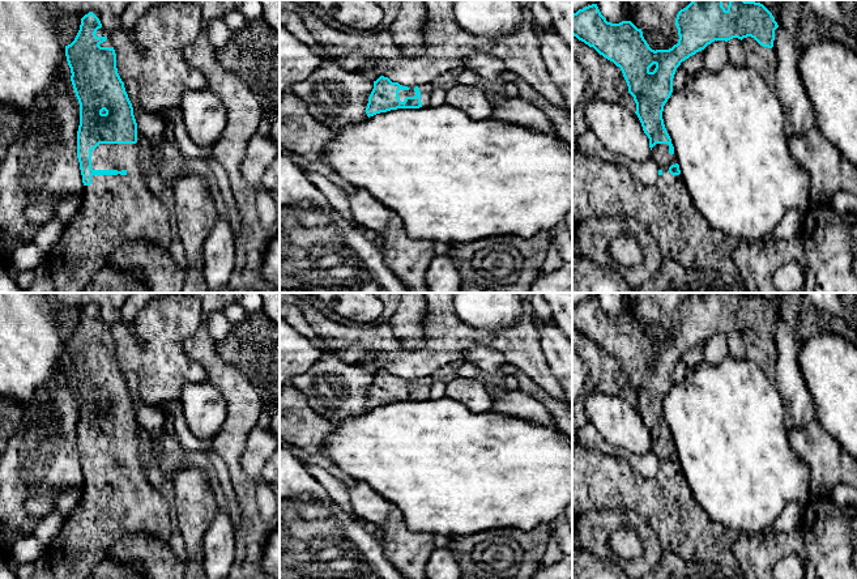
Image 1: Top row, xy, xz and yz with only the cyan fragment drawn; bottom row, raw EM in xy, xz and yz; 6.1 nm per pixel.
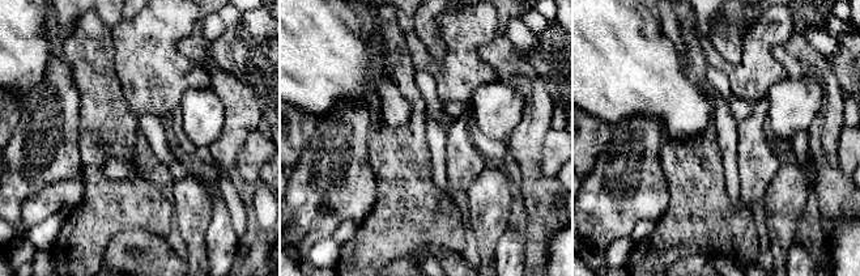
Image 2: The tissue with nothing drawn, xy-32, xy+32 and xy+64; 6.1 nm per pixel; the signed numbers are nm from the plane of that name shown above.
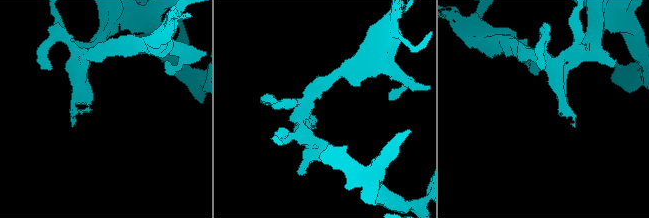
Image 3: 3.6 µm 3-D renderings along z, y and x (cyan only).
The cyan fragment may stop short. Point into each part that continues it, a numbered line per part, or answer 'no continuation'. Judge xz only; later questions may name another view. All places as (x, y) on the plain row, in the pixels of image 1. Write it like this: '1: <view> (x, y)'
1: xz (403, 387)

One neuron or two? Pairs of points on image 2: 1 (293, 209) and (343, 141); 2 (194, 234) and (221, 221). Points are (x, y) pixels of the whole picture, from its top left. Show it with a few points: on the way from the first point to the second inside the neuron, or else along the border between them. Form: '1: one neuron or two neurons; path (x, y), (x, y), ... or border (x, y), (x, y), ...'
1: one neuron; path (310, 192), (333, 169), (336, 158)
2: two neurons; border (211, 198), (212, 220), (205, 234), (208, 259)

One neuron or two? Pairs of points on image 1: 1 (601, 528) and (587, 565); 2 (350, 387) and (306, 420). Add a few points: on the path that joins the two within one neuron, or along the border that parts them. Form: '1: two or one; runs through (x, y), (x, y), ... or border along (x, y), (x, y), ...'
1: two; border along (585, 548), (601, 557), (609, 554), (618, 565)
2: two; border along (295, 388), (318, 413), (335, 426)

